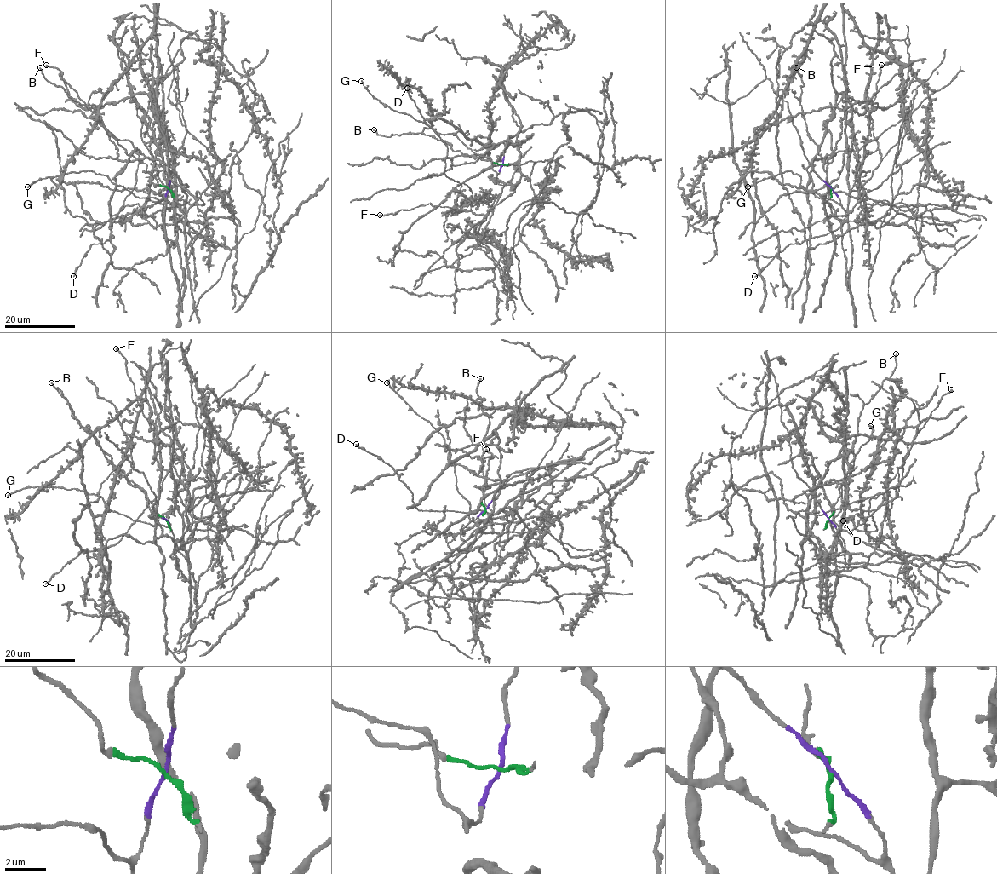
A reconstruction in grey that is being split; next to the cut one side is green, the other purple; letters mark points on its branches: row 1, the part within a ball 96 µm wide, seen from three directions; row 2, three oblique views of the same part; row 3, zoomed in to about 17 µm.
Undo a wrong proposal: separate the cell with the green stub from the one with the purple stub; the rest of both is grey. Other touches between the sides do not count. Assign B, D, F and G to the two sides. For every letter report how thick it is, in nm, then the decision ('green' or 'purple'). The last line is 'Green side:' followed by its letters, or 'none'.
B: 190 nm | green
D: 140 nm | purple
F: 320 nm | purple
G: 170 nm | purple
Green side: B

